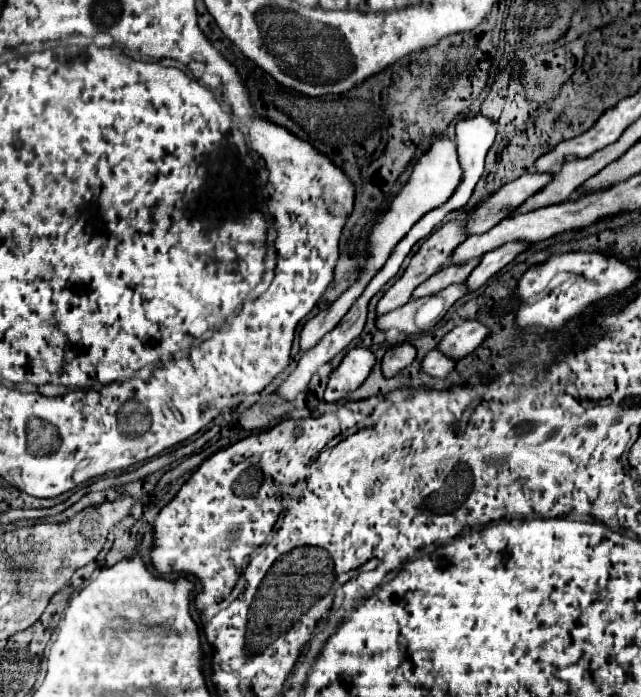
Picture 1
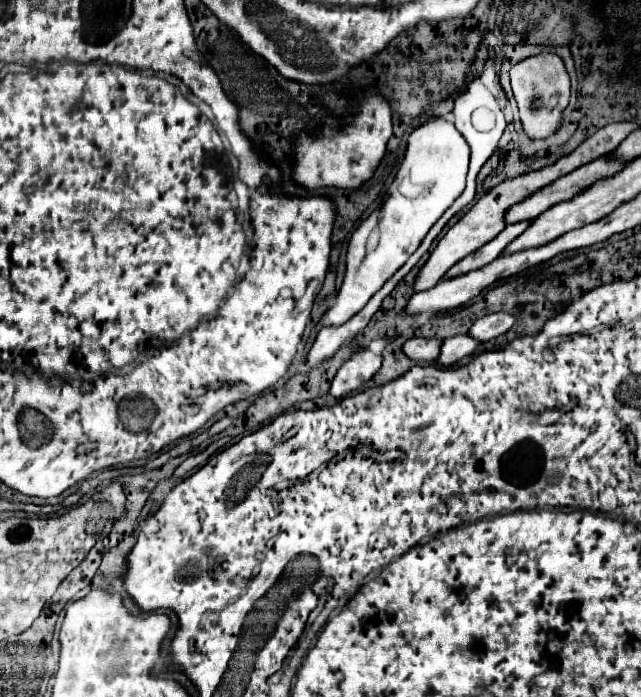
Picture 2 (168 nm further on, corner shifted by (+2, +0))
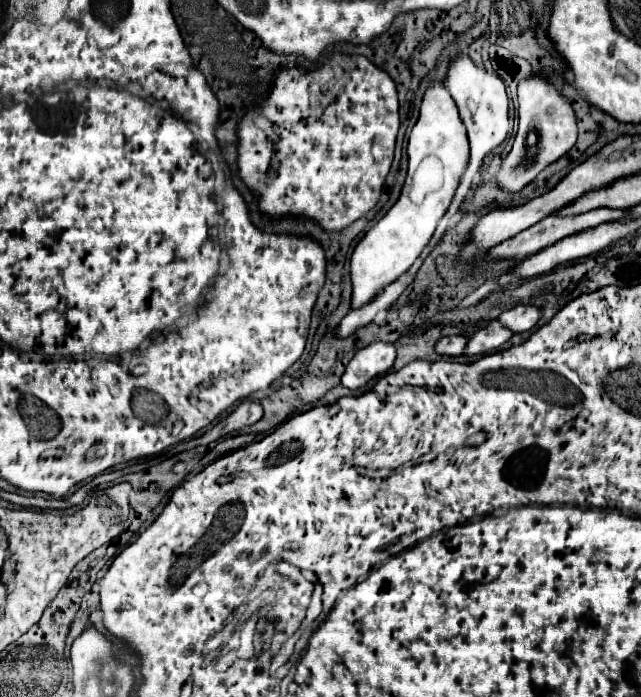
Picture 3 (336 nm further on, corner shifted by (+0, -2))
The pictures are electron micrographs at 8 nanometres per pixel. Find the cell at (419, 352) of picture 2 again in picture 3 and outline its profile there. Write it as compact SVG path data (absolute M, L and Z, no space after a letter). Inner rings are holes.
M446 336L446 338L440 338L440 342L436 344L436 354L440 356L460 356L462 350L466 346L466 338L464 336Z

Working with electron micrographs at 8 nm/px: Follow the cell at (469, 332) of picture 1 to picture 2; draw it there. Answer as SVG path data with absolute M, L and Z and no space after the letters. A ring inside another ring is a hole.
M494 312L494 314L488 314L480 320L476 320L470 328L470 336L478 338L480 342L486 342L486 340L492 340L500 334L506 334L512 326L514 326L516 318L512 314L506 314L506 312Z

